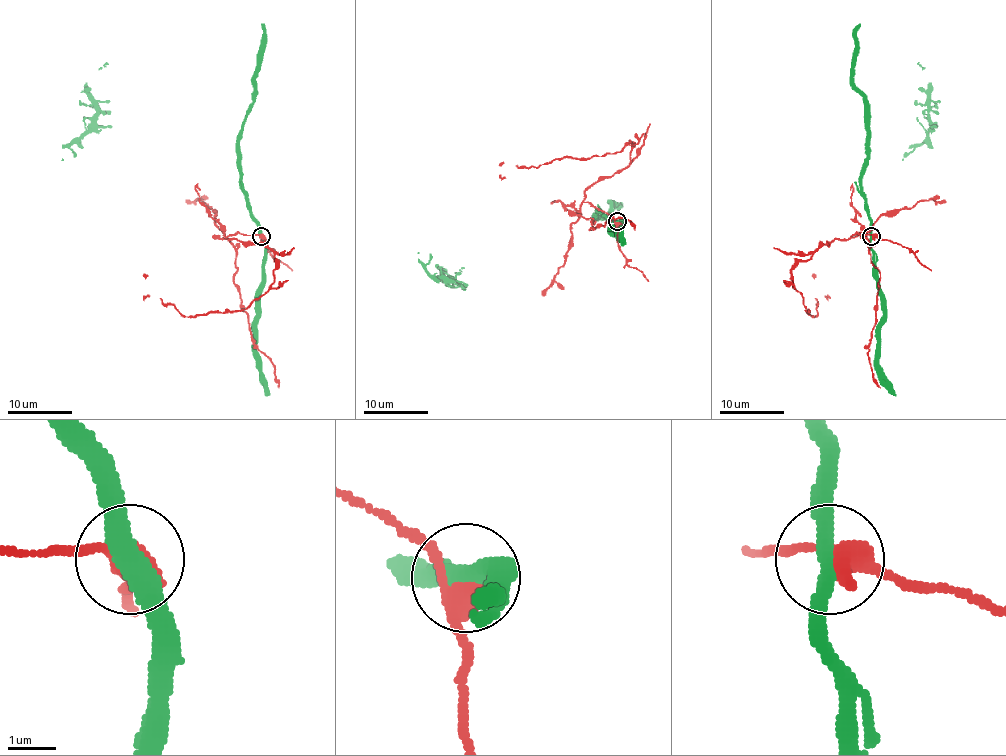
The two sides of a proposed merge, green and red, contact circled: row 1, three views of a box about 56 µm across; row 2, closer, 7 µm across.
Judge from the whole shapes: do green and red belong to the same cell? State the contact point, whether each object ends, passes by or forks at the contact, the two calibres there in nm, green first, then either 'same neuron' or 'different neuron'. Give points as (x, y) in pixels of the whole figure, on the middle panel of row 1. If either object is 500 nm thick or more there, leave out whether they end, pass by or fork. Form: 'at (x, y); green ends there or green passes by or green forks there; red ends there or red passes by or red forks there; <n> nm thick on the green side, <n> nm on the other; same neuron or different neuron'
at (617, 221); green passes by; red passes by; 400 nm thick on the green side, 420 nm on the other; different neuron

